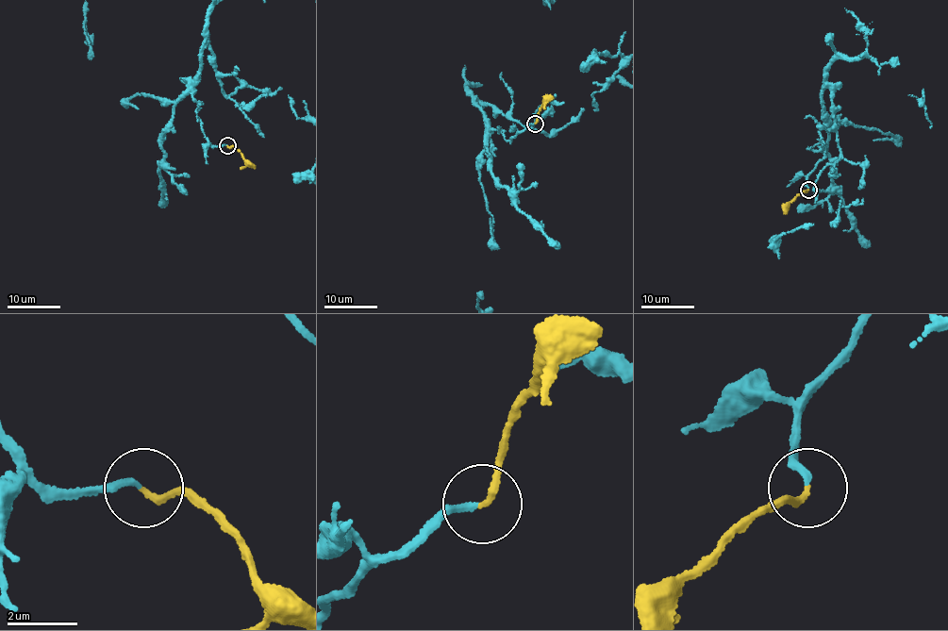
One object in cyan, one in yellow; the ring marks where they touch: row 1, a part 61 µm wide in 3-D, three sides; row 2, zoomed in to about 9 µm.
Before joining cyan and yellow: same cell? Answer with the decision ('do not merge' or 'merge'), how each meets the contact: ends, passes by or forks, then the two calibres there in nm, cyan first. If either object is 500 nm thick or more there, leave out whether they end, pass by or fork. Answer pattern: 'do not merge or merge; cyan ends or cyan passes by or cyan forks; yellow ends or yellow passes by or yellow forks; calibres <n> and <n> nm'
merge; cyan ends; yellow ends; calibres 180 and 180 nm

